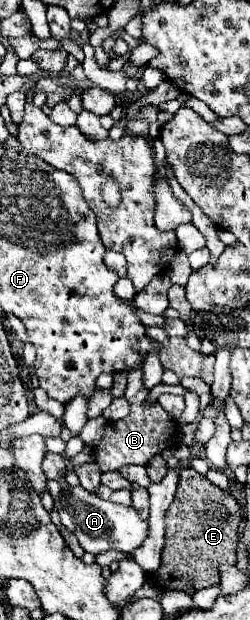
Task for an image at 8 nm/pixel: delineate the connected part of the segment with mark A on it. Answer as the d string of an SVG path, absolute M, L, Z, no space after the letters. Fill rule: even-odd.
M82 486L64 488L62 498L54 502L54 508L60 512L62 524L76 534L80 546L96 556L108 550L134 552L148 538L148 522L140 518L136 508L100 500L96 494L86 492Z

